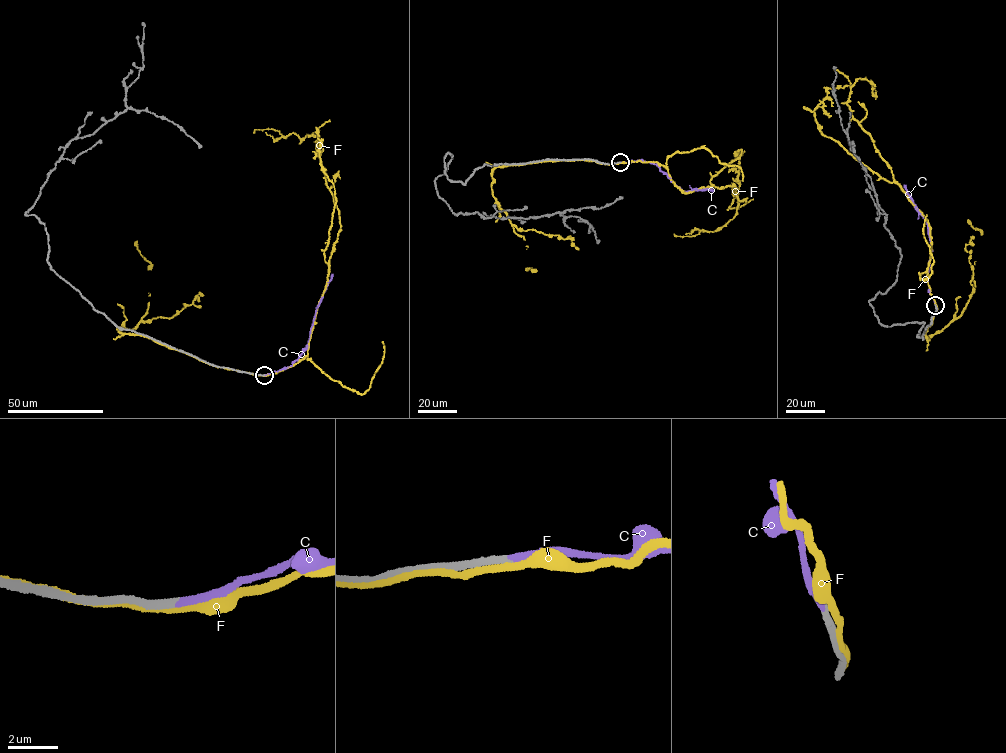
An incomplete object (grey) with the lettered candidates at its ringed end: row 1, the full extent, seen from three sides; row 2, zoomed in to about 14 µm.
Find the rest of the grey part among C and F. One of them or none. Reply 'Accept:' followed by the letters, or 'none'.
Accept: C

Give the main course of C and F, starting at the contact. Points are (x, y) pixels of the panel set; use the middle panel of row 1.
C: (620, 162), (643, 160), (656, 164), (682, 191), (713, 190)
F: (620, 163), (659, 163), (682, 193), (734, 185), (739, 203), (733, 218), (718, 230), (674, 234)

